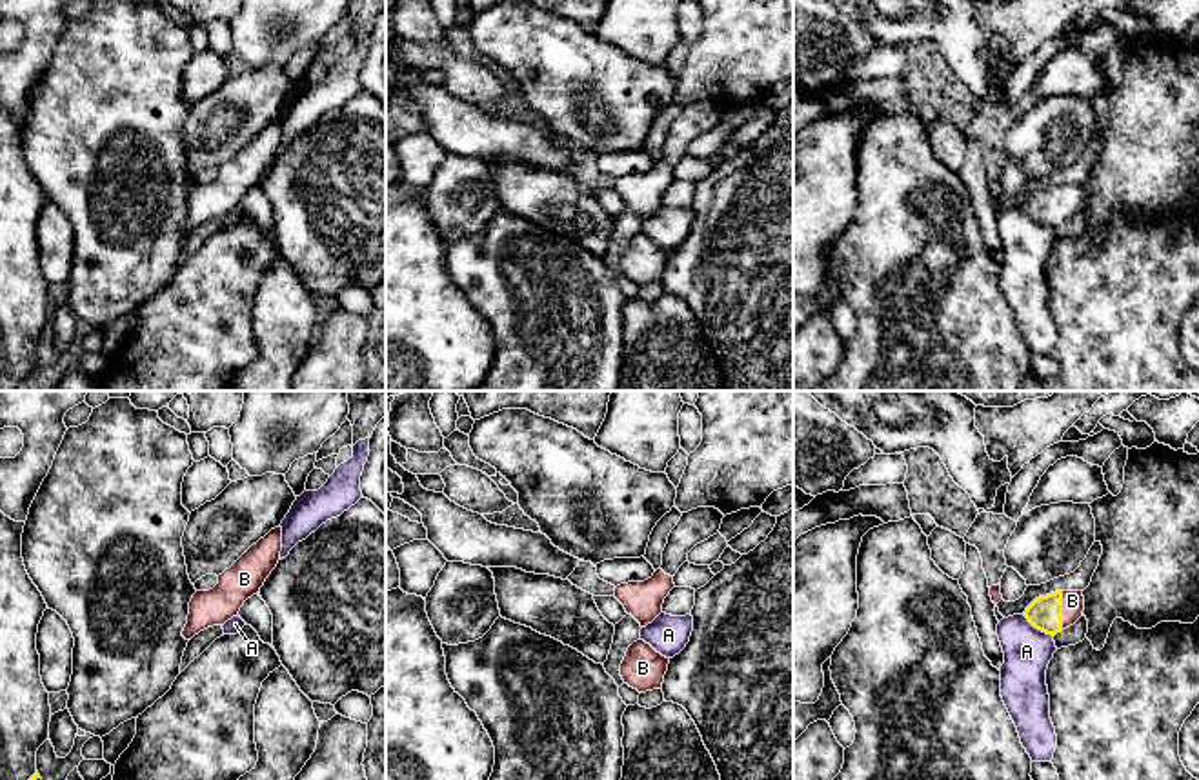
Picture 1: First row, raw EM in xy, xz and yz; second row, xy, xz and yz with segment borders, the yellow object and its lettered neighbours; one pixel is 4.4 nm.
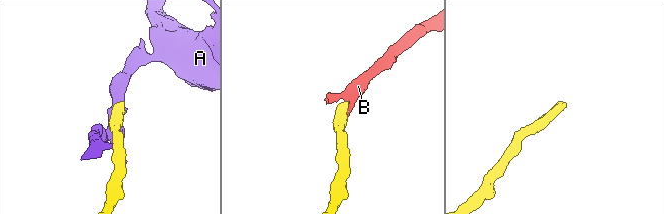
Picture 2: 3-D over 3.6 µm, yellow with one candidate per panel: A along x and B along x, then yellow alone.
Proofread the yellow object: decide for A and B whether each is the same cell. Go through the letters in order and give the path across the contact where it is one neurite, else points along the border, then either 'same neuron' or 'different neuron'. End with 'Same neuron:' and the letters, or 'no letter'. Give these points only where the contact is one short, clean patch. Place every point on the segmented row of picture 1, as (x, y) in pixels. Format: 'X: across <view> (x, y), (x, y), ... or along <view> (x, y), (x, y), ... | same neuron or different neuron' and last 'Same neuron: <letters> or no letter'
A: different neuron
B: across yz (1045, 613), (1061, 610), (1072, 600) | same neuron
Same neuron: B

